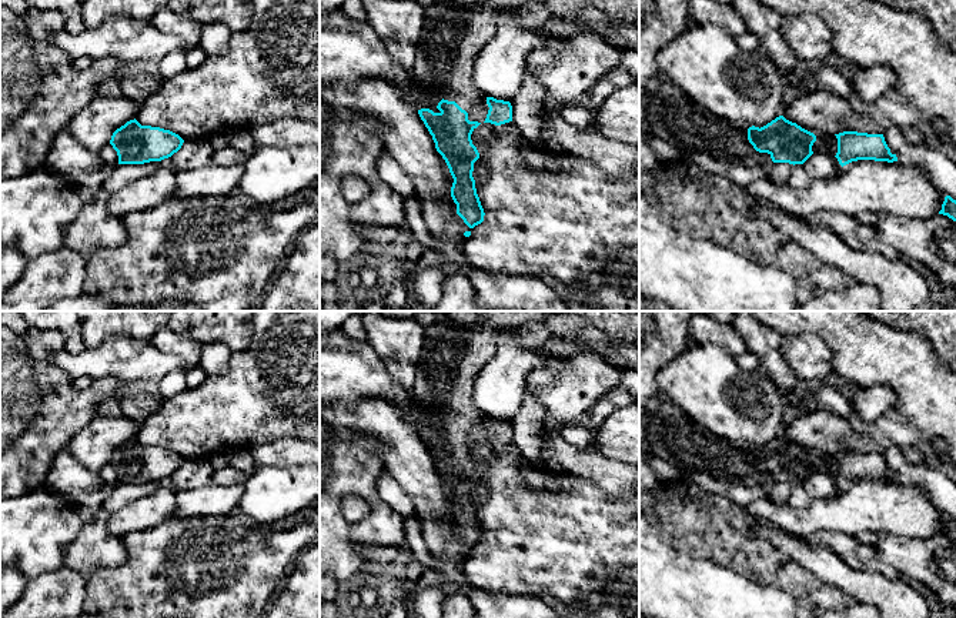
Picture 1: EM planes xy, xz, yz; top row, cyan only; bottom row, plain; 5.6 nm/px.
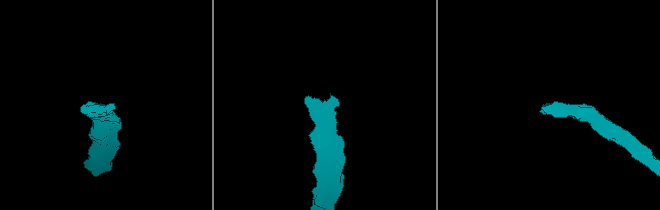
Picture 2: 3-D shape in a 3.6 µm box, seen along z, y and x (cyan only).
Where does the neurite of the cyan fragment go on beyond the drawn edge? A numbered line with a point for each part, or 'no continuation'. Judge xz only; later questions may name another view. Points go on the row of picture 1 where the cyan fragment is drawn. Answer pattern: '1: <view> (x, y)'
1: xz (451, 39)

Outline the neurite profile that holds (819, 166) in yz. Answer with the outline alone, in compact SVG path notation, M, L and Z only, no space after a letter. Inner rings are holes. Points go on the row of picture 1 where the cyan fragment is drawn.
M823 153L812 154L803 163L803 167L813 178L833 177L842 168L836 157L832 157L830 154L823 154Z

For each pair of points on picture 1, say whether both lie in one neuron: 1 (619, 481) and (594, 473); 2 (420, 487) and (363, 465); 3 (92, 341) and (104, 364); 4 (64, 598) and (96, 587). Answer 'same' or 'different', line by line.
1: same
2: different
3: different
4: different

